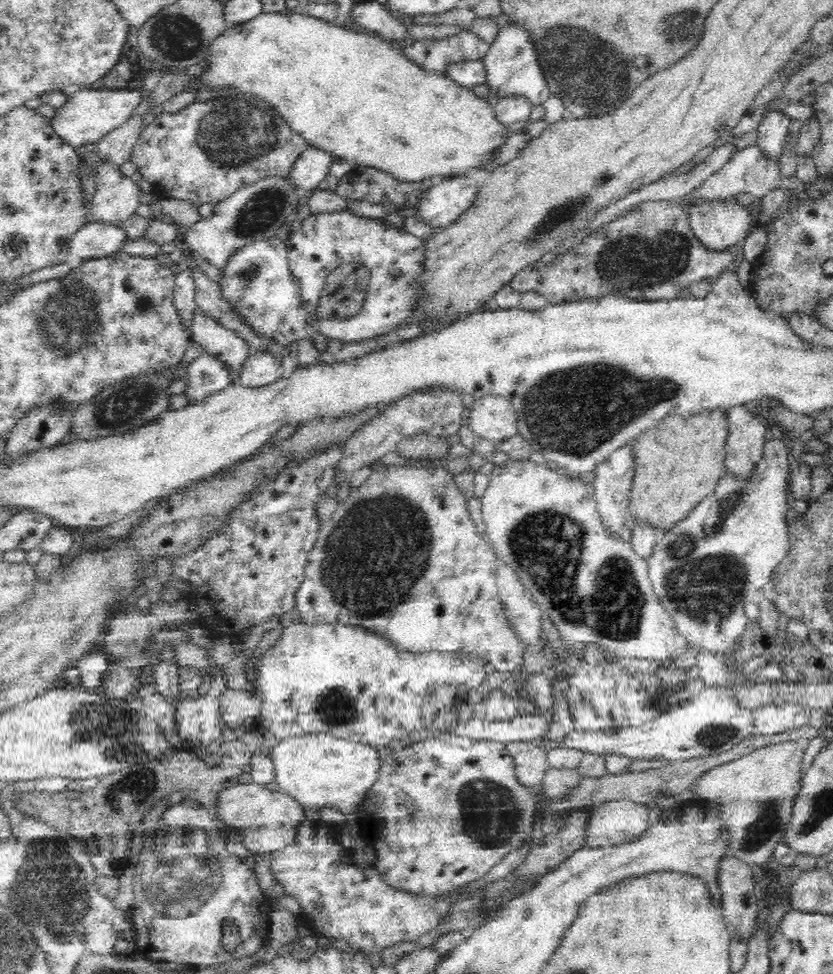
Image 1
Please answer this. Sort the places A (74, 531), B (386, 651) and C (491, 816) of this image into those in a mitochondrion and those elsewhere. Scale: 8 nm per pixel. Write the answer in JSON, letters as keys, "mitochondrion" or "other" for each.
{"A":"other","B":"other","C":"mitochondrion"}

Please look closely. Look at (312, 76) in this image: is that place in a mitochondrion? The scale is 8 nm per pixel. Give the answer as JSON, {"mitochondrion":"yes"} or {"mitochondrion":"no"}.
{"mitochondrion":"no"}

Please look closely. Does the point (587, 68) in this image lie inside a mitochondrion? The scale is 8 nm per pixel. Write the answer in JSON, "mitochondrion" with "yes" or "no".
{"mitochondrion":"yes"}

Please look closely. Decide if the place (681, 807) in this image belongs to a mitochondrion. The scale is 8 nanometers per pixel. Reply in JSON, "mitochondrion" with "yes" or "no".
{"mitochondrion":"no"}

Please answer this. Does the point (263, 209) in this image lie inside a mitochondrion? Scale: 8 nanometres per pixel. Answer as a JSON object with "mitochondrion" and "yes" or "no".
{"mitochondrion":"yes"}

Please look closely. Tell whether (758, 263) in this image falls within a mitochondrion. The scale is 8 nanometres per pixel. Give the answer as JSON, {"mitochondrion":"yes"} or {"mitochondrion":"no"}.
{"mitochondrion":"no"}

